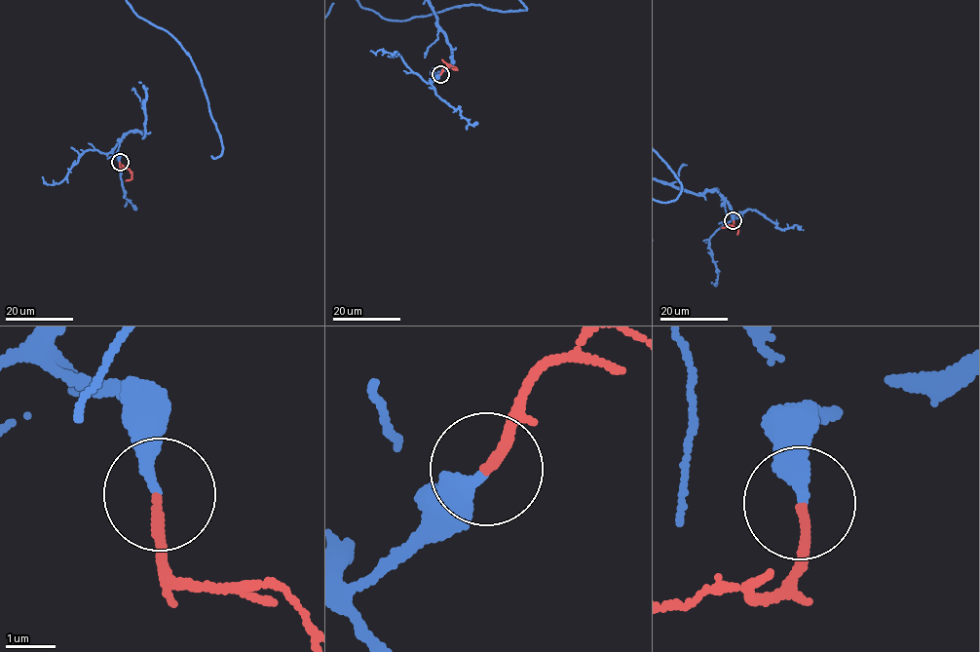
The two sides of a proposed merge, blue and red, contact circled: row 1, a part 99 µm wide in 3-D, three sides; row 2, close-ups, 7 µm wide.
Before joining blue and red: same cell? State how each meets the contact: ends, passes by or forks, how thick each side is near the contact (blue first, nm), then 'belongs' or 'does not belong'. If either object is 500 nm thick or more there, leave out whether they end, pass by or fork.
blue ends | red ends | 220/160 nm | belongs

